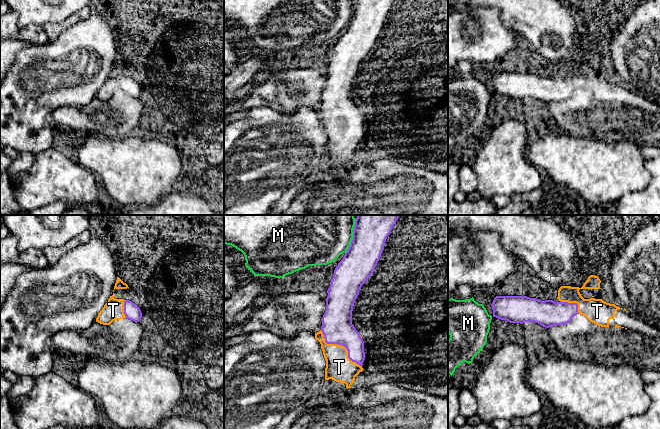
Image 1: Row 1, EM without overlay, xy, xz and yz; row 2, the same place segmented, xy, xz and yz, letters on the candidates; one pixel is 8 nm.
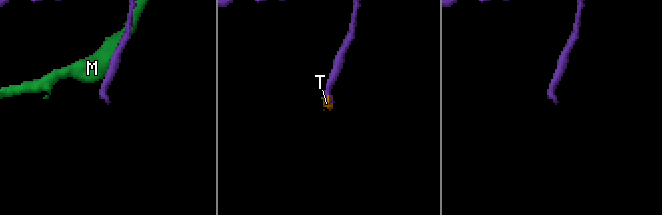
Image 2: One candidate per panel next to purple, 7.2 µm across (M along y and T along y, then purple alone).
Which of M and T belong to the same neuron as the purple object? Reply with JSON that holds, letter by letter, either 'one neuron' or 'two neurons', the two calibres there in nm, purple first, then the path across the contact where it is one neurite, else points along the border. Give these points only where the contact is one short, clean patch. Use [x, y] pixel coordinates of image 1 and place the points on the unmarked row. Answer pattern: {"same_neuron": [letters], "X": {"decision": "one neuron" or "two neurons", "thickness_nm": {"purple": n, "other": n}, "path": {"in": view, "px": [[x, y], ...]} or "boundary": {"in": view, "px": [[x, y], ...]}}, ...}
{"same_neuron": ["T"], "M": {"decision": "two neurons", "thickness_nm": {"purple": 280, "other": 320}}, "T": {"decision": "one neuron", "thickness_nm": {"purple": 260, "other": 220}, "path": {"in": "xz", "px": [[337, 104], [341, 120], [341, 141], [339, 143]]}}}

